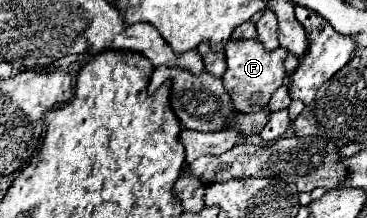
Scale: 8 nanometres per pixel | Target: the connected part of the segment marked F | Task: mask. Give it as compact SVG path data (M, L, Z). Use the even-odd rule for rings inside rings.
M229 40L225 44L227 70L223 74L223 86L229 90L233 104L239 112L257 112L265 106L271 94L285 82L283 62L287 58L287 50L281 46L275 50L267 50L259 40Z

